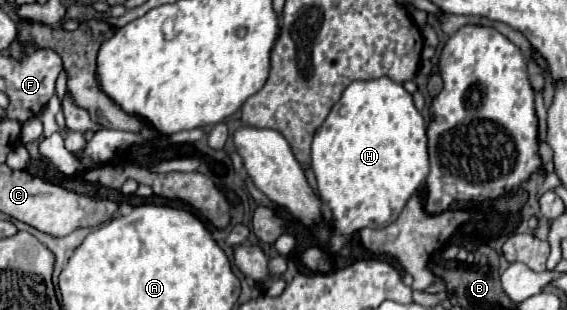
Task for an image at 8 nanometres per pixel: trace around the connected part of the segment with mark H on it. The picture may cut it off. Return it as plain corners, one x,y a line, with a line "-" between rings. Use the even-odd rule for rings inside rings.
386,76
376,80
352,82
342,98
334,104
324,124
316,130
312,140
312,170
318,180
322,202
332,210
332,244
330,254
338,254
342,246
362,228
382,228
398,218
404,204
412,194
424,186
430,162
428,162
428,136
426,122
416,110
412,94
400,82

